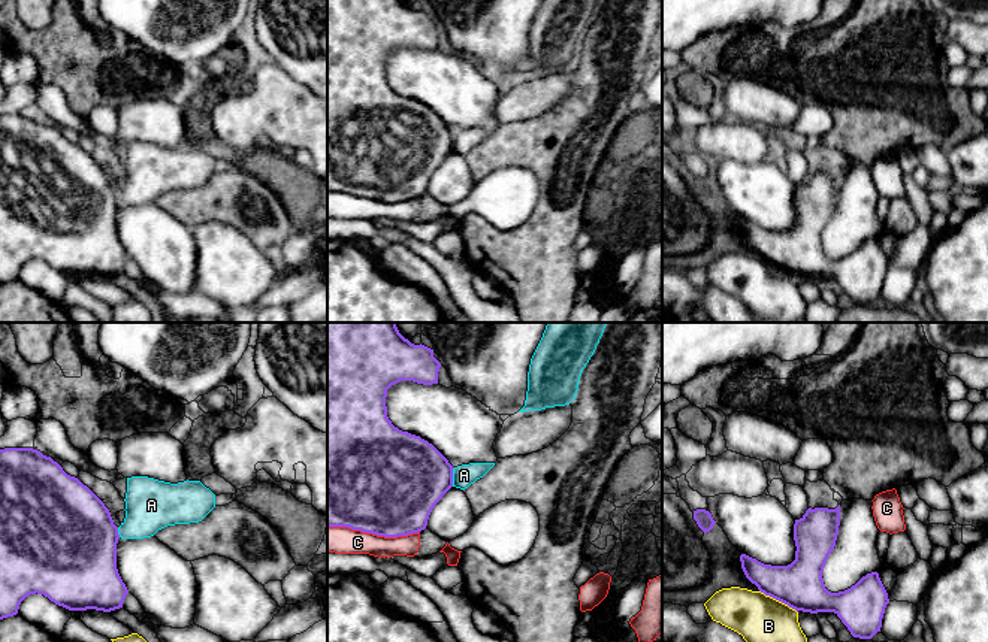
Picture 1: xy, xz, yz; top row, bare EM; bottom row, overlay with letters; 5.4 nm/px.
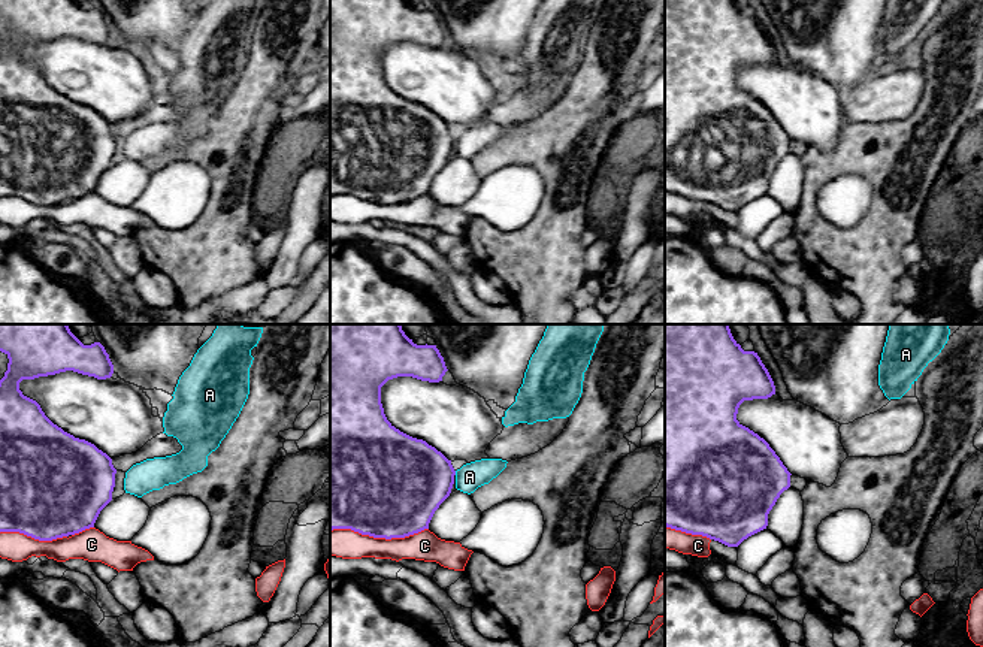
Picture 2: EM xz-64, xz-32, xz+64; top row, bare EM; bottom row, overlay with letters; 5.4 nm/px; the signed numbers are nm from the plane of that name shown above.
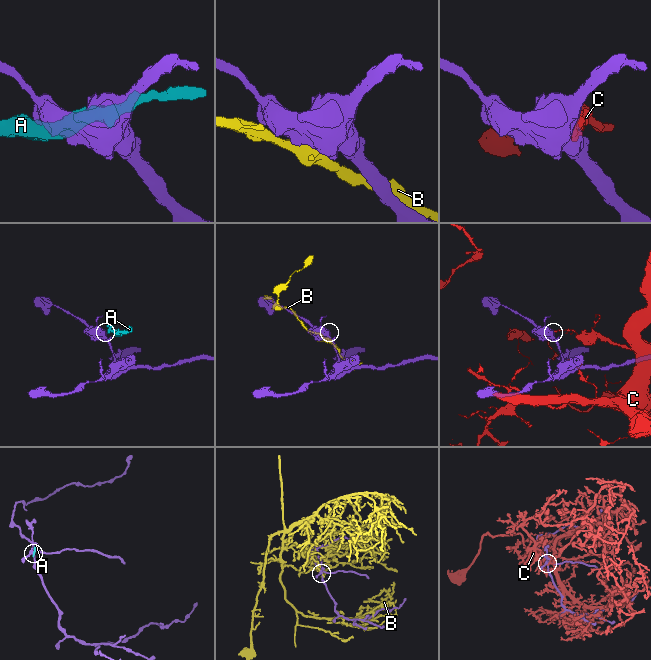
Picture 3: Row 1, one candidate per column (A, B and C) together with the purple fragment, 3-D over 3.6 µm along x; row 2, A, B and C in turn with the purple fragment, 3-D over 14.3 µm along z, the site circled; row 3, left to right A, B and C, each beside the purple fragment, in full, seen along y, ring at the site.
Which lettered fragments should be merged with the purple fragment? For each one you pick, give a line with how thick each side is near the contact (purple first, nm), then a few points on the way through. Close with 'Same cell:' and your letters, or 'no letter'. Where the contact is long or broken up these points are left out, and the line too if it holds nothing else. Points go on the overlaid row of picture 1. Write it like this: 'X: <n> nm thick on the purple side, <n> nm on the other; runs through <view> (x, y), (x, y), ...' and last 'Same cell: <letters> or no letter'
Same cell: no letter

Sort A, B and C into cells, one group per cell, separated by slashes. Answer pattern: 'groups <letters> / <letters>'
groups A / B / C

